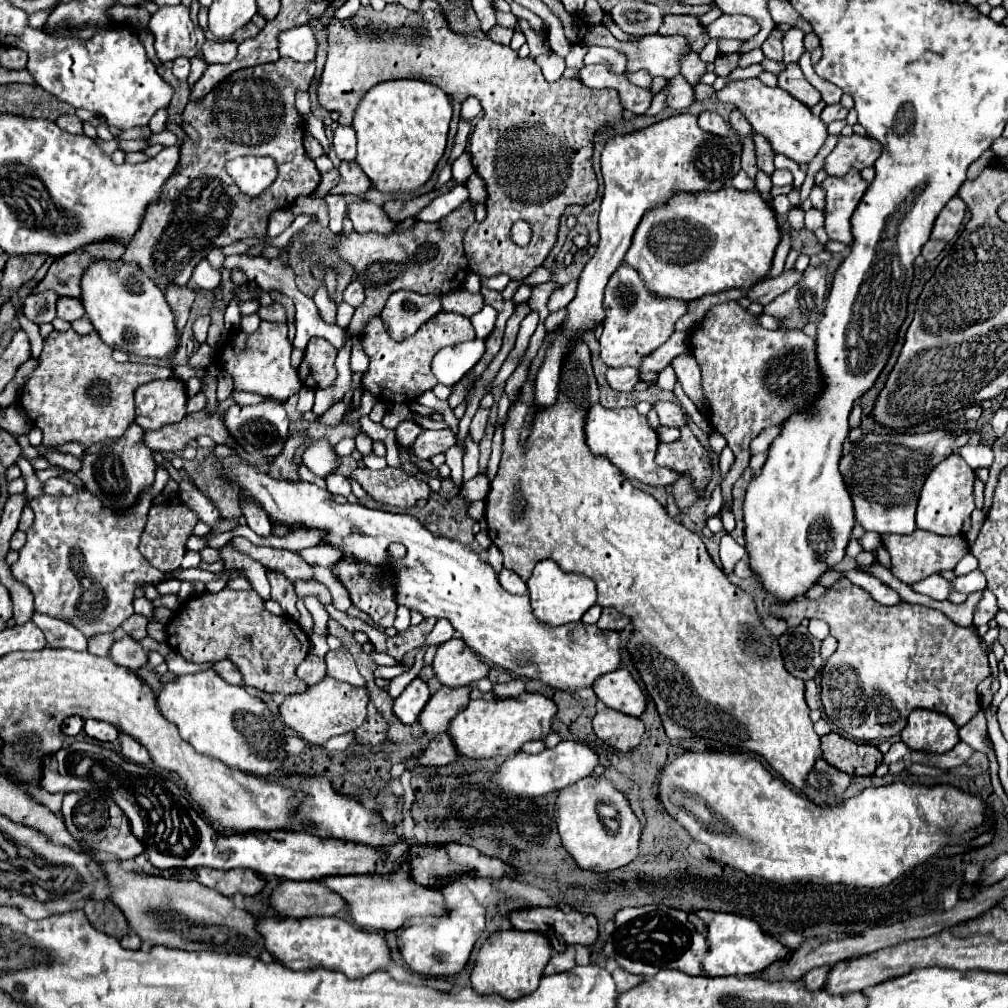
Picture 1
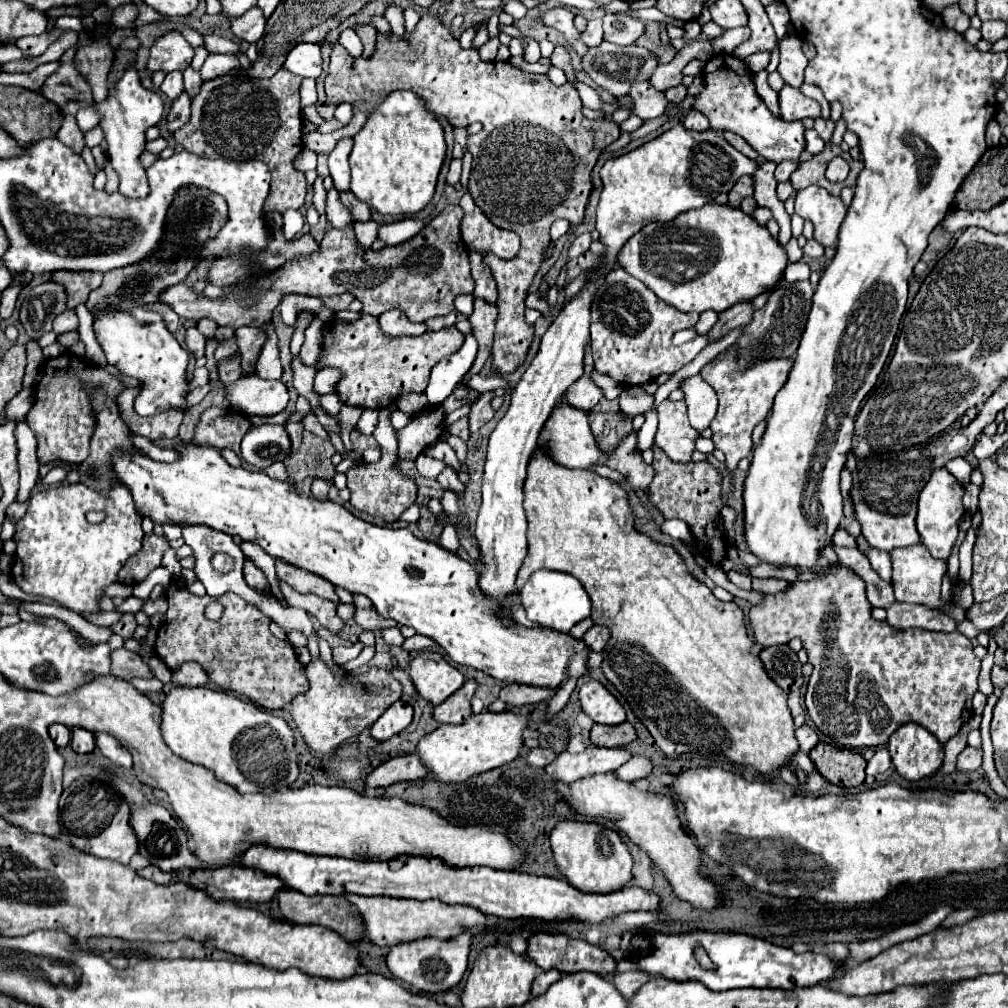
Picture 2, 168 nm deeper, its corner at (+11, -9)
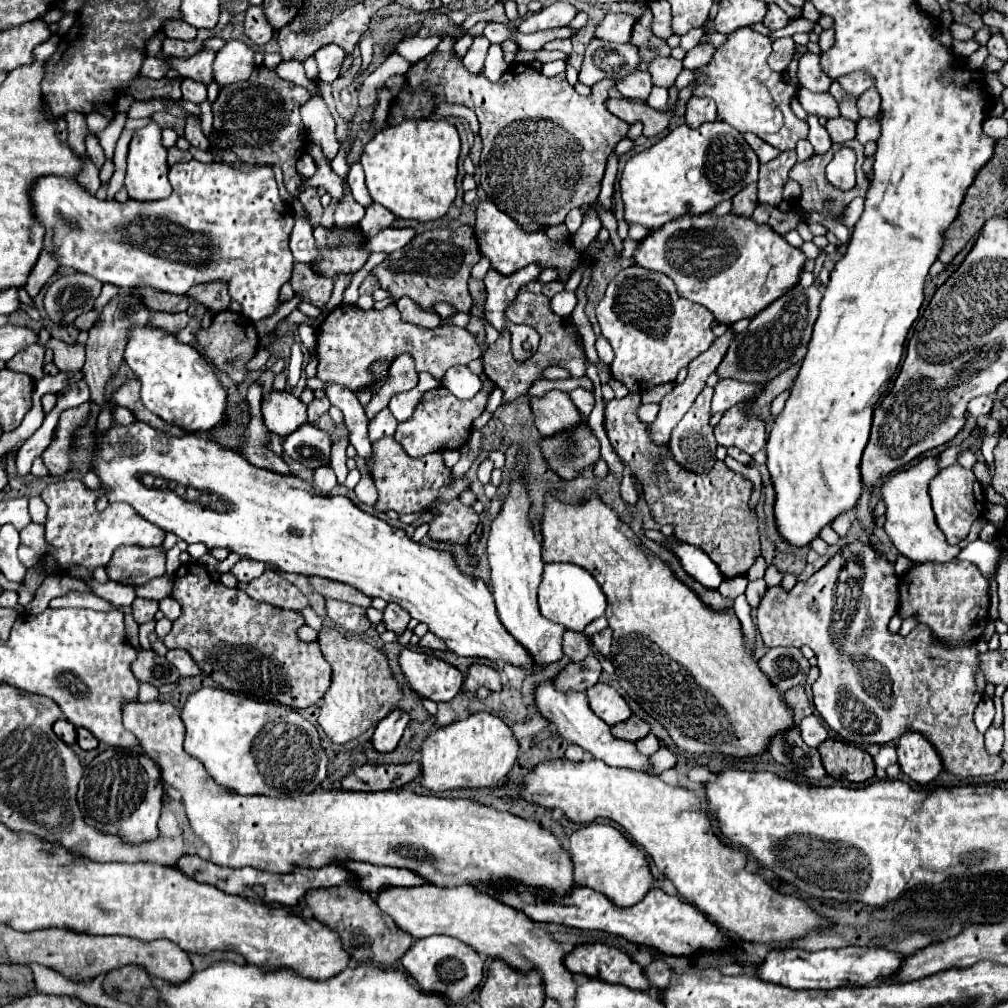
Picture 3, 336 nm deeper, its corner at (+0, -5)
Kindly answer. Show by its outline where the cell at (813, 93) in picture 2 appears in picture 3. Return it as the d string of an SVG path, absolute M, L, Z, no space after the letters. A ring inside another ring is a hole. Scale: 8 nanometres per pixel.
M832 82L828 92L836 98L838 108L840 108L840 116L844 116L844 118L848 118L848 120L858 122L858 118L860 118L860 116L858 116L858 108L856 108L856 98L852 98L850 94L846 94L846 92L840 88L840 84L838 84L838 82Z

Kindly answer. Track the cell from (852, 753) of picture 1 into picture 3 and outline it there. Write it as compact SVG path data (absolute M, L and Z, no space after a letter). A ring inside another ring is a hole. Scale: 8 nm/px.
M828 738L818 746L818 752L826 772L836 780L844 778L850 782L866 782L874 776L876 766L872 756L856 746Z

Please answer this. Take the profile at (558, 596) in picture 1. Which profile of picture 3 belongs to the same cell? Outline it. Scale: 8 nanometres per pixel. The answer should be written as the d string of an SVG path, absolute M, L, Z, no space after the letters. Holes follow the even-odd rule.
M546 564L542 572L542 582L538 590L540 614L556 624L562 624L568 630L582 632L592 620L604 614L606 596L598 582L580 566L574 564Z

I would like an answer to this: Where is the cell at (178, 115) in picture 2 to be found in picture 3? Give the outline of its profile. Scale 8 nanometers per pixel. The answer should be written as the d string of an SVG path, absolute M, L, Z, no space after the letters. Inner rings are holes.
M190 114L190 116L186 118L184 138L186 138L192 146L196 146L196 148L200 148L200 150L208 150L208 148L210 148L210 142L208 142L208 138L206 138L204 132L202 132L202 122L200 122L200 118L194 116L194 114Z

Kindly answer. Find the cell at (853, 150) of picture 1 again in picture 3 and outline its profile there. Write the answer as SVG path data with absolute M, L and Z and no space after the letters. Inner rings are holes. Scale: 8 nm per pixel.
M850 140L850 142L844 142L844 146L850 146L854 152L856 152L856 168L858 168L858 178L856 178L856 186L852 188L852 190L838 190L838 188L834 188L828 180L826 180L826 172L824 172L824 168L828 166L828 162L830 162L830 158L832 158L832 154L834 152L838 152L838 144L834 144L826 154L822 154L822 156L812 156L812 158L808 158L806 162L800 162L800 164L794 164L794 168L790 170L790 178L792 180L796 180L800 186L802 186L802 194L800 194L800 200L798 200L798 204L806 210L806 212L818 212L820 210L820 206L822 206L822 202L824 200L828 200L828 202L832 202L832 212L834 214L838 214L838 212L842 212L856 196L864 196L866 194L866 190L868 190L868 184L870 184L870 180L866 178L866 174L862 172L862 160L864 160L864 146L858 142L858 140Z

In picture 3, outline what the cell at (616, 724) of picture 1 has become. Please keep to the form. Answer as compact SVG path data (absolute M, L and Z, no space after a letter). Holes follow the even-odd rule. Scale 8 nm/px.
M630 716L628 720L612 726L612 736L628 740L628 742L636 742L636 740L644 738L648 732L650 732L650 726L638 716Z

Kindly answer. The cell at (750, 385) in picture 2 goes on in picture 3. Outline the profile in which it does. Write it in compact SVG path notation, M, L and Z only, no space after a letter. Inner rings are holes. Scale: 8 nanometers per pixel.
M756 394L748 400L740 400L732 408L728 408L714 428L716 442L722 446L738 446L746 454L754 456L758 450L766 446L766 430L764 420L752 414L752 406L756 402Z

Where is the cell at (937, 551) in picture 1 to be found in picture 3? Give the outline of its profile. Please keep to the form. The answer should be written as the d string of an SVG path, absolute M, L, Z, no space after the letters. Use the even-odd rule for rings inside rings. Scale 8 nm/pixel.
M918 562L900 576L900 616L916 616L918 622L932 628L936 638L948 644L958 644L962 640L976 642L988 620L988 590L988 580L970 562Z

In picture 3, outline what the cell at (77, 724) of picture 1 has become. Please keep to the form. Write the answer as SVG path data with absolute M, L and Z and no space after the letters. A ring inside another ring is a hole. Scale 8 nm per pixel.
M64 718L54 724L54 732L56 732L66 744L74 744L74 742L76 742L76 728L74 728L72 722L68 722L68 720L64 720Z

